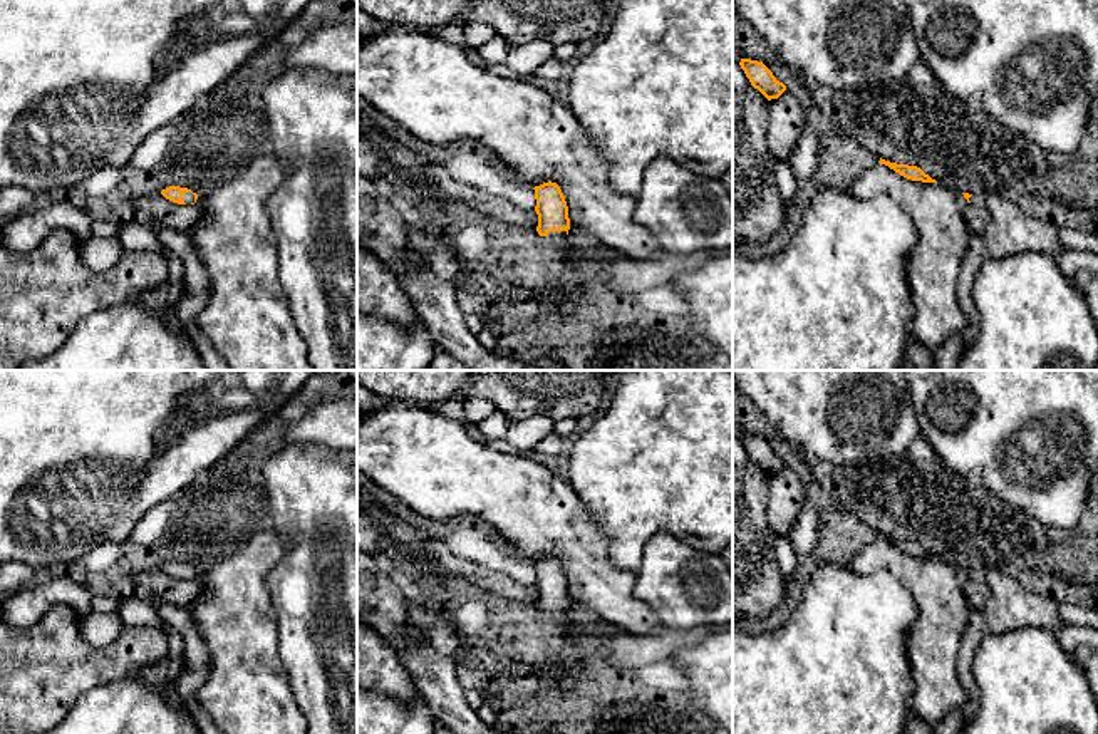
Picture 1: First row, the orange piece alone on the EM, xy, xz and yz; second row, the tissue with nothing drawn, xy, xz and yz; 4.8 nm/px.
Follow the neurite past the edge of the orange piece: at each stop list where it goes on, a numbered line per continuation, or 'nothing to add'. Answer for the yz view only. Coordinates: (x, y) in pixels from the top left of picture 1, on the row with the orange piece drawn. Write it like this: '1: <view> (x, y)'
1: yz (1009, 232)

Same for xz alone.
1: xz (557, 238)

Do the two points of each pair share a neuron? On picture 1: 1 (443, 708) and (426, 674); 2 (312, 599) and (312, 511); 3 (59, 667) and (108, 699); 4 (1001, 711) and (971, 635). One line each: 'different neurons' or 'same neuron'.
1: same neuron
2: same neuron
3: different neurons
4: different neurons

